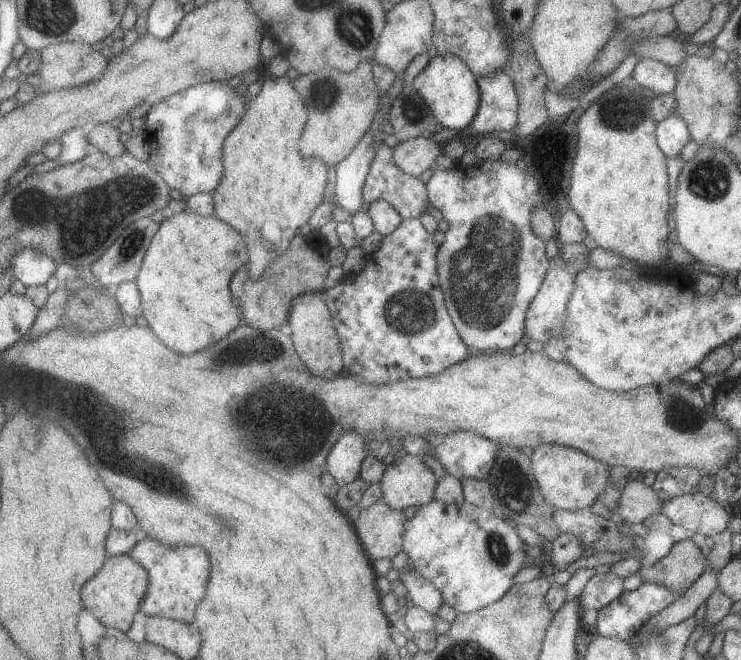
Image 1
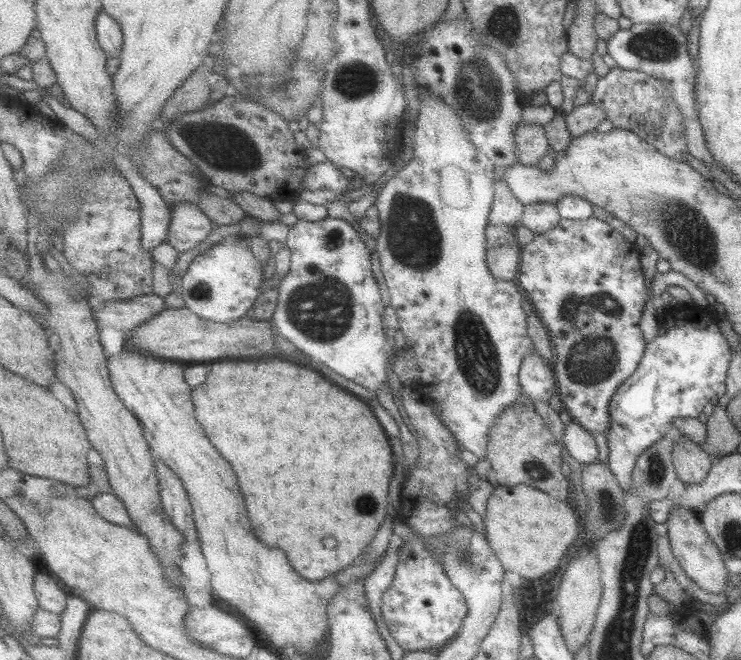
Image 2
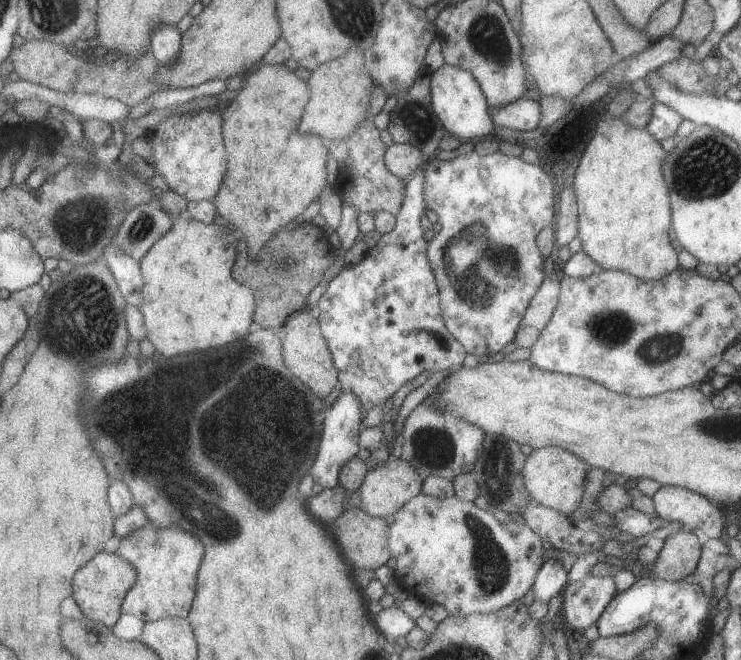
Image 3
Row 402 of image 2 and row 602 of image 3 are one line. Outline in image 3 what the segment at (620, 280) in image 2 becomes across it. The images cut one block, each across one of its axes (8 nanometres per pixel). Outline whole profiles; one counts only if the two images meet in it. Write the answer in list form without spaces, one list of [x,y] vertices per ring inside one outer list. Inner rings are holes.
[[[589,575],[579,581],[568,581],[561,591],[560,618],[582,631],[597,620],[608,600],[615,594],[613,576]]]

